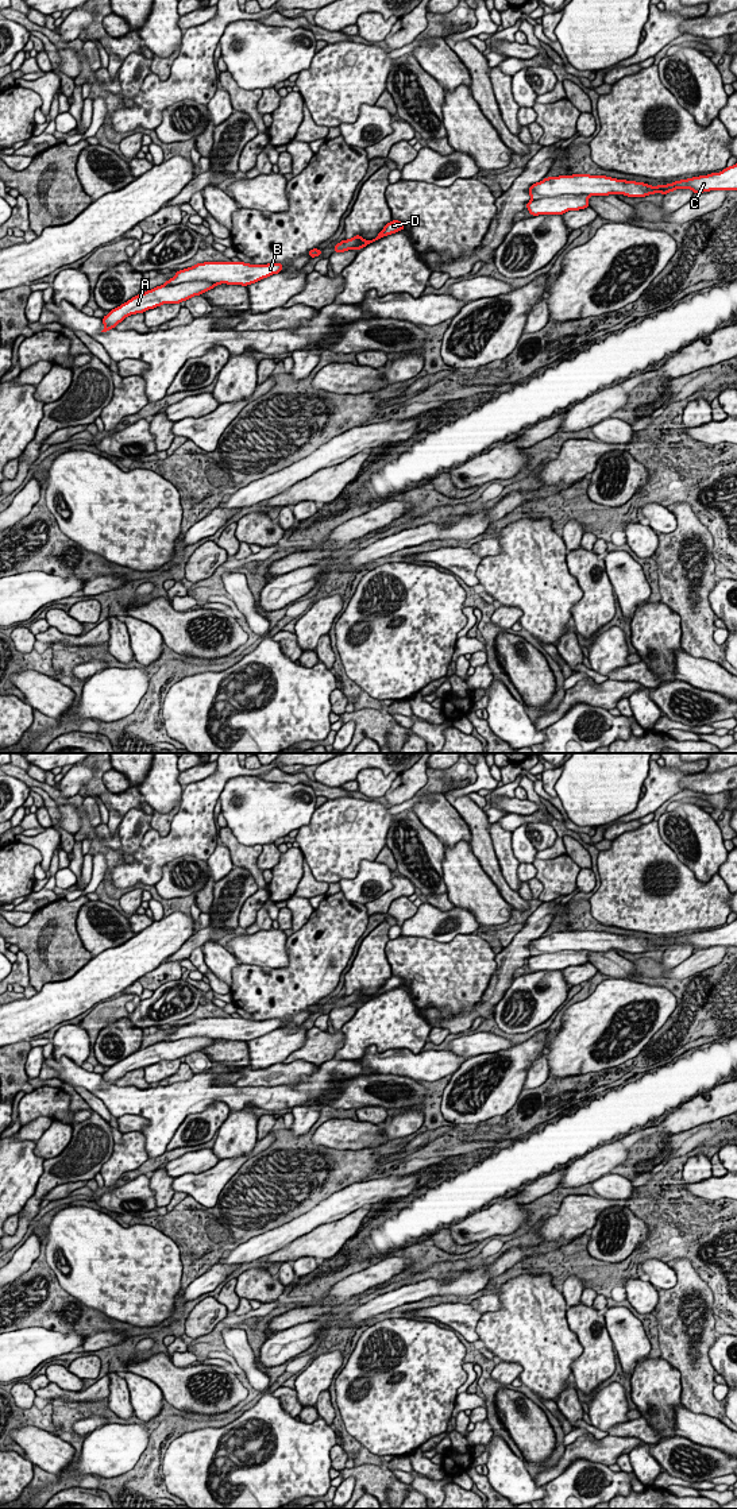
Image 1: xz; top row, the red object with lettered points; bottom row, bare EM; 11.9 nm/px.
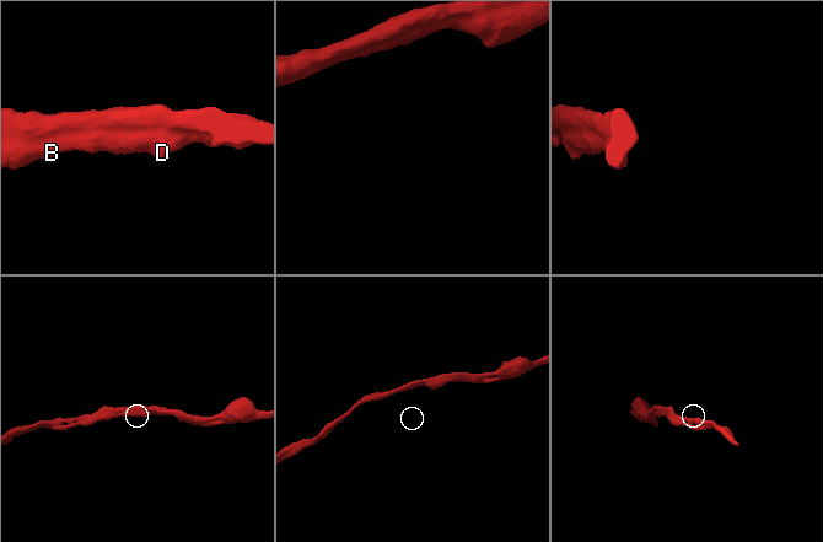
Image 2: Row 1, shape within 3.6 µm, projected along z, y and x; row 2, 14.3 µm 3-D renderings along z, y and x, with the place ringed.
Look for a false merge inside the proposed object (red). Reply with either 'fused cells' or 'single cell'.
single cell

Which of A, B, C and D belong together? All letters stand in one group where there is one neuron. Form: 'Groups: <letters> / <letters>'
Groups: A B C D

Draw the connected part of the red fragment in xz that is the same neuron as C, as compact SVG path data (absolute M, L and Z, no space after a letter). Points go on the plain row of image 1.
M737 919L719 929L652 942L644 938L617 935L606 931L572 930L547 933L530 941L530 970L563 970L568 966L584 965L590 952L624 950L645 953L655 949L667 950L675 945L691 945L695 950L710 946L737 946Z

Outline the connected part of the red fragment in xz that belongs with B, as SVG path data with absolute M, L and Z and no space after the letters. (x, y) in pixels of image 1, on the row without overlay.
M204 1018L180 1026L163 1041L140 1049L103 1073L104 1085L113 1085L126 1073L144 1069L163 1060L180 1060L194 1051L201 1051L216 1041L255 1039L273 1030L281 1028L282 1019L250 1020L244 1018Z

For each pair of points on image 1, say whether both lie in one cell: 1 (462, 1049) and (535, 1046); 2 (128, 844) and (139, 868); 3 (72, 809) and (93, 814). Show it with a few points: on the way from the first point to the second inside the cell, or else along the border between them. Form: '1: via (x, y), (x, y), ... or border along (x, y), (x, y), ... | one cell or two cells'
1: border along (517, 1044), (479, 1056) | two cells
2: border along (150, 828), (134, 856) | two cells
3: border along (80, 811), (83, 815) | two cells

